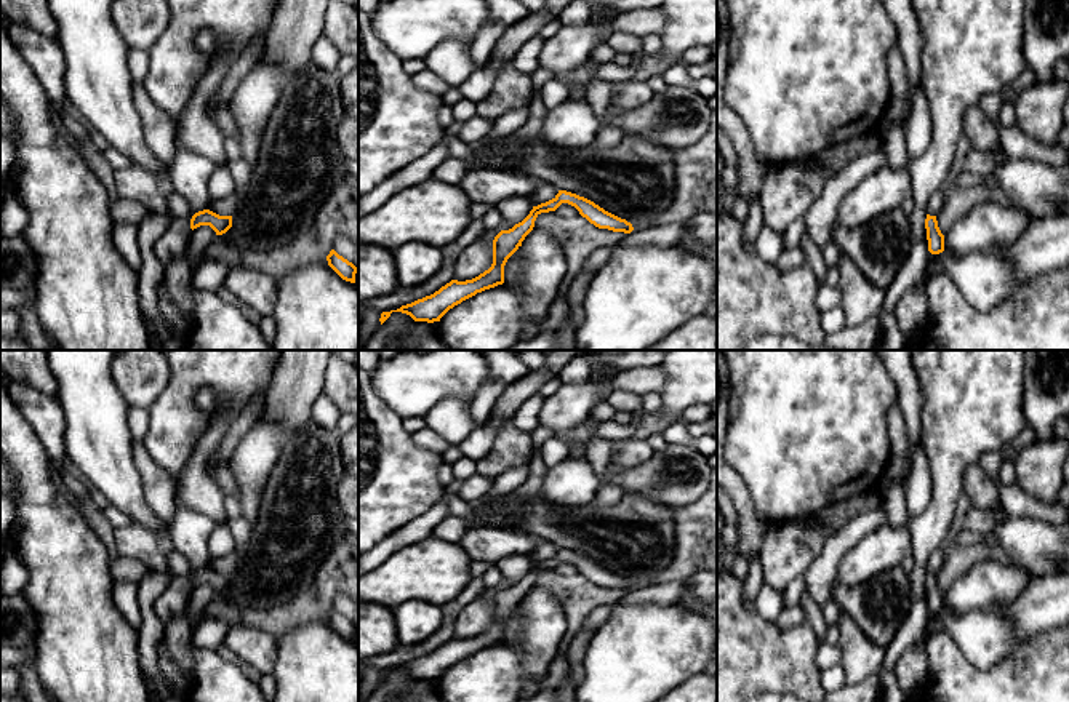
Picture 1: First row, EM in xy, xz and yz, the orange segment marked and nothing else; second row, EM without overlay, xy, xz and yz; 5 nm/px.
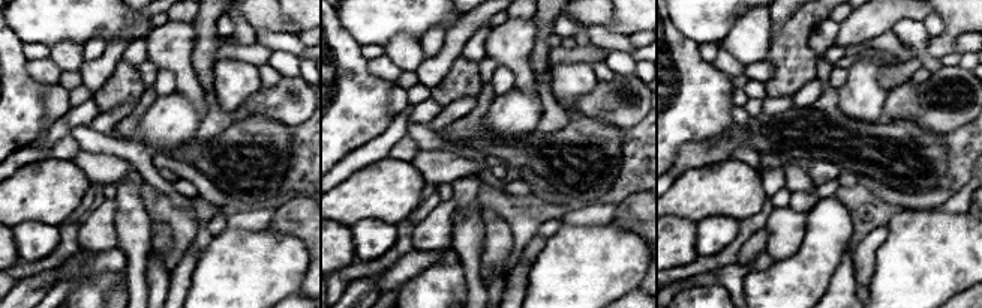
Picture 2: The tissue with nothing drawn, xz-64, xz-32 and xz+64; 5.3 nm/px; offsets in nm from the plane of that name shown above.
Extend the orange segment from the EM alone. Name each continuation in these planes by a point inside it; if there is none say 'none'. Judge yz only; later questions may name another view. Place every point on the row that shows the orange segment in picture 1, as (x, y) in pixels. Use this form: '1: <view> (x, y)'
none

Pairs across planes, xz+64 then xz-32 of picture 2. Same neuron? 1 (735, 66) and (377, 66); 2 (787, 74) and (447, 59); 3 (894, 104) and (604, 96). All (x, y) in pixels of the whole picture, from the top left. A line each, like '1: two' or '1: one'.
1: one
2: two
3: one

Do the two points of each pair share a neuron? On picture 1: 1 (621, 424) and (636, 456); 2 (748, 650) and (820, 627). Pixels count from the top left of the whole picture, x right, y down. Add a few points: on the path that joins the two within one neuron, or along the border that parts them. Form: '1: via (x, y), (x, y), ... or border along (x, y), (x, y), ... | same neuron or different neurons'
1: border along (631, 437), (616, 442) | different neurons
2: border along (805, 621), (820, 642) | different neurons

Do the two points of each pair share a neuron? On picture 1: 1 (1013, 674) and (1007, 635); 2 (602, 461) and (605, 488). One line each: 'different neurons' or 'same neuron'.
1: different neurons
2: same neuron

